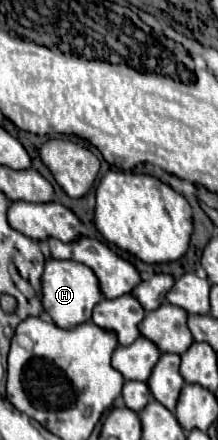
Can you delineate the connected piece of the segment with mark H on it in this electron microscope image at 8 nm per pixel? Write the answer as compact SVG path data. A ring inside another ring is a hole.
M49 259L45 263L43 271L43 307L49 313L49 317L59 325L61 329L73 329L81 323L91 321L93 307L103 299L99 281L95 273L77 261L59 261L59 259Z

